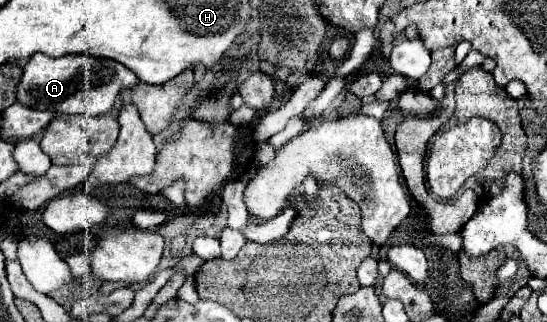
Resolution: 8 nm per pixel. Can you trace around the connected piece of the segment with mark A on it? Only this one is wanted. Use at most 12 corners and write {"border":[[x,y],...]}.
{"border":[[33,54],[17,84],[25,106],[101,116],[139,84],[89,54]]}

